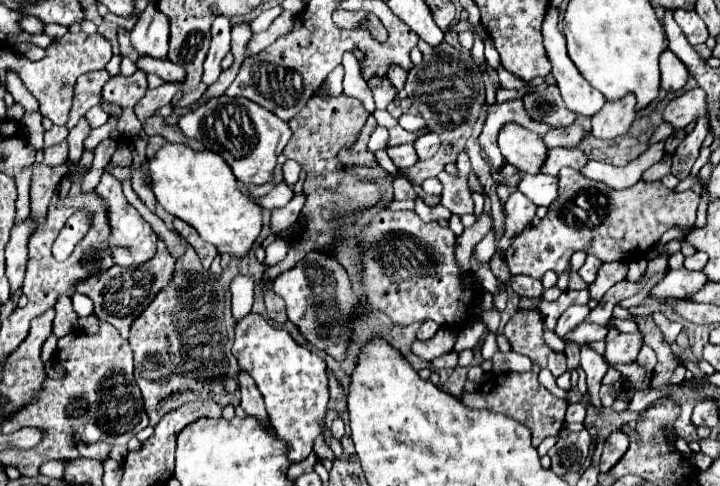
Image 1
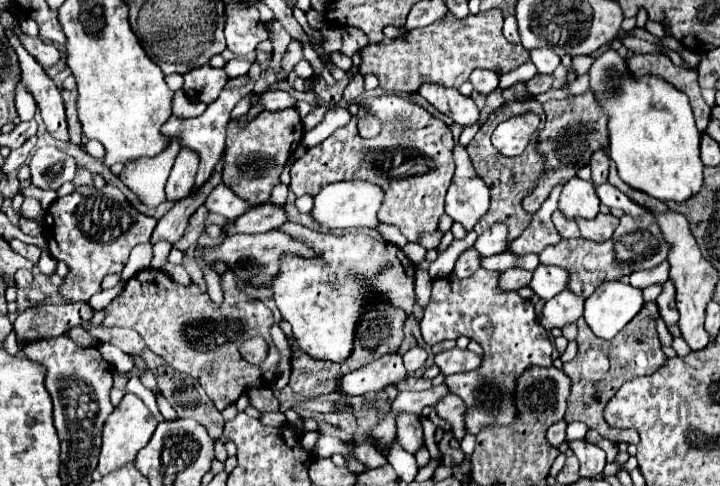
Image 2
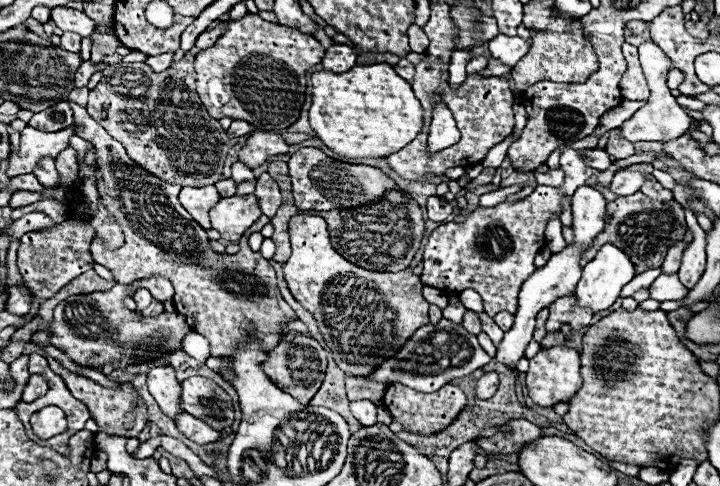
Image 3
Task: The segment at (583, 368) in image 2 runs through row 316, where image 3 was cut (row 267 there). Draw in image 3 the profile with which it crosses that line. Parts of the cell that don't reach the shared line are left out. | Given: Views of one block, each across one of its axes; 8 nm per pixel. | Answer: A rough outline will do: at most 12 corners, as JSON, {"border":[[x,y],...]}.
{"border":[[642,192],[606,204],[604,244],[632,260],[634,274],[660,268],[686,232],[684,208]]}

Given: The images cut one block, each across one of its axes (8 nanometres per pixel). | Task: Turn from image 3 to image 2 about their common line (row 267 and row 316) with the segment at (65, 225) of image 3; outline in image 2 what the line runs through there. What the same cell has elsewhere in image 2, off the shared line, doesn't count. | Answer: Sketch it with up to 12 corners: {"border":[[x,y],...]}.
{"border":[[88,302],[30,306],[14,322],[16,336],[56,338],[94,316]]}

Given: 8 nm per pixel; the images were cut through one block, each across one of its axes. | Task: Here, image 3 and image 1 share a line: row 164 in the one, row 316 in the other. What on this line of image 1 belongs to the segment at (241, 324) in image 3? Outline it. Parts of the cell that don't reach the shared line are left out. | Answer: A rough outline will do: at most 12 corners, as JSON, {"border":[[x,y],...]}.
{"border":[[164,242],[148,262],[80,280],[94,302],[128,338],[132,322],[174,278]]}

